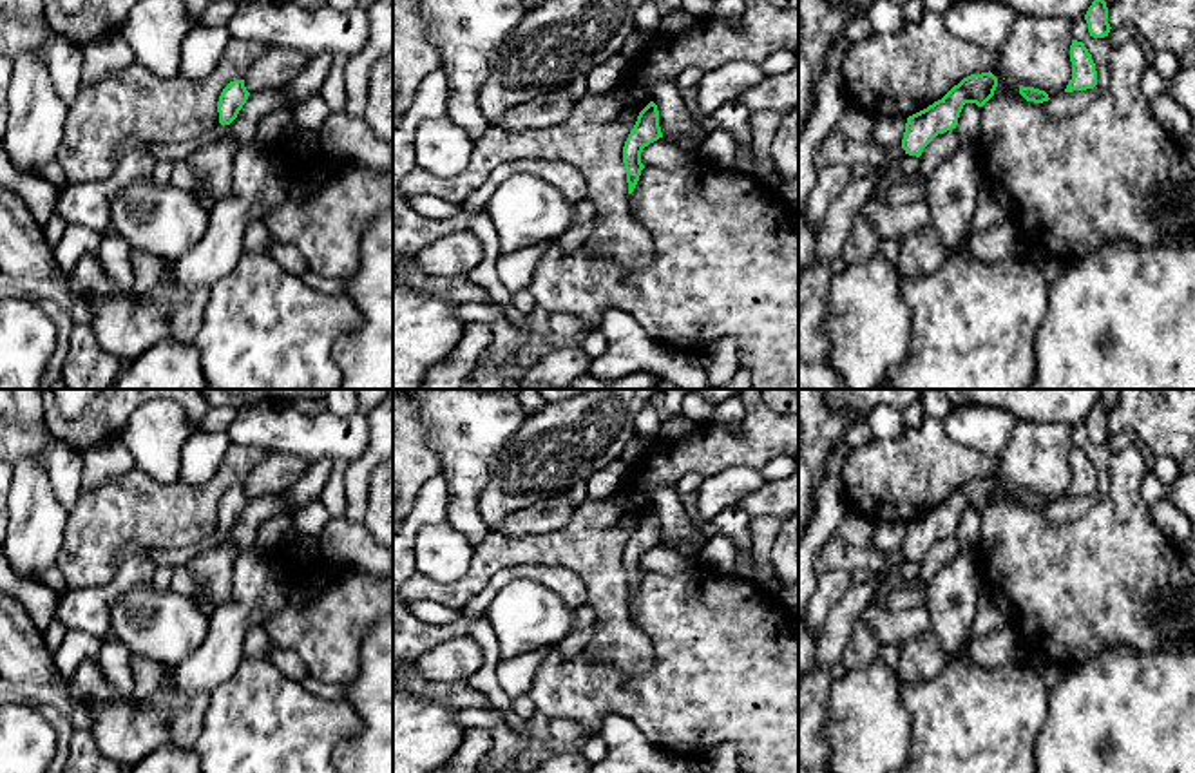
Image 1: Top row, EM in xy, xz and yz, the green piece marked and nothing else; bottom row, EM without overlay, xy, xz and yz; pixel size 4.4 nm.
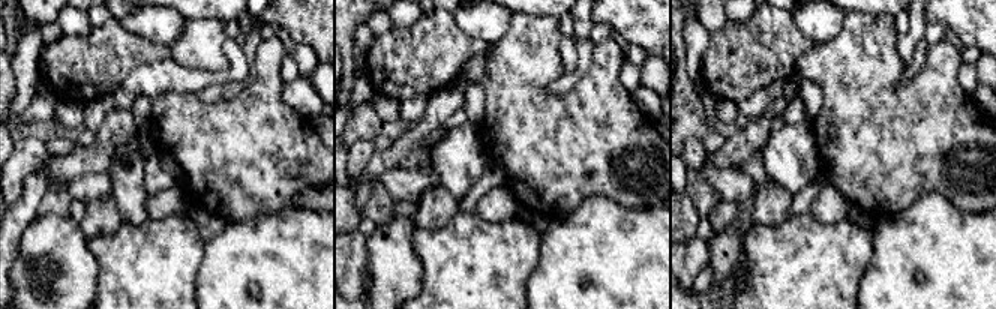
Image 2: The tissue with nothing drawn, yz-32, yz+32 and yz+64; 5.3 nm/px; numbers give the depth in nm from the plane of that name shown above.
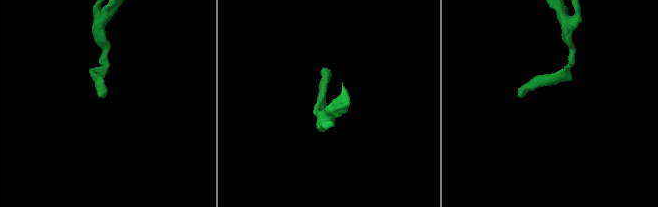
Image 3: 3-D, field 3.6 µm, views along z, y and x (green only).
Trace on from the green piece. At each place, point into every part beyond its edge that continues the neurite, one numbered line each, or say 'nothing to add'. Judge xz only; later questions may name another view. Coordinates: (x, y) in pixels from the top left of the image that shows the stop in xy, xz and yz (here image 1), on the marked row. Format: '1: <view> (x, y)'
nothing to add

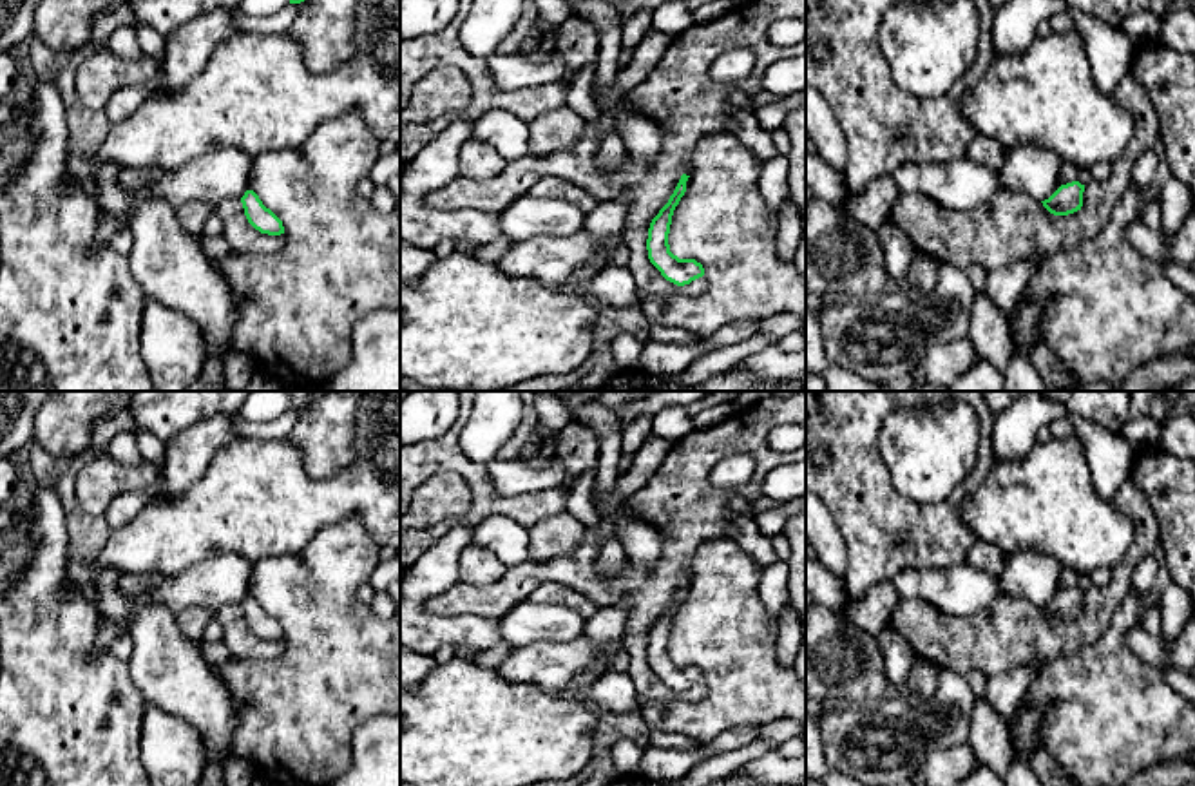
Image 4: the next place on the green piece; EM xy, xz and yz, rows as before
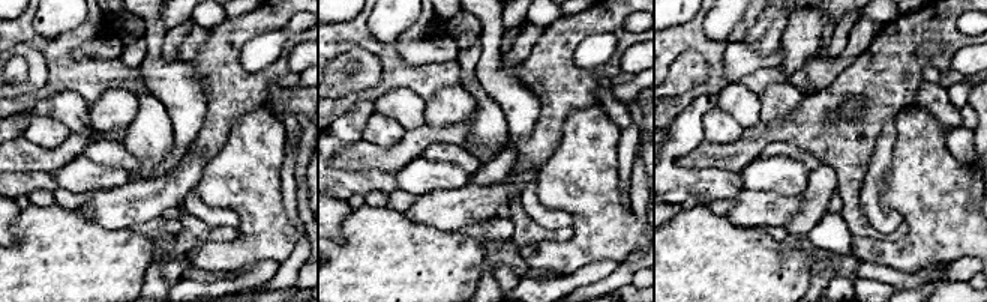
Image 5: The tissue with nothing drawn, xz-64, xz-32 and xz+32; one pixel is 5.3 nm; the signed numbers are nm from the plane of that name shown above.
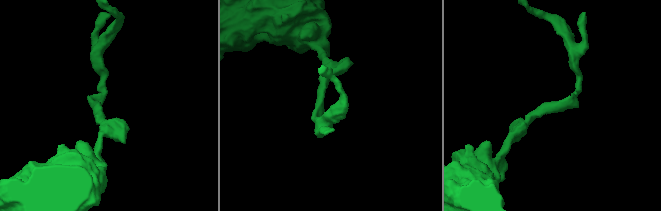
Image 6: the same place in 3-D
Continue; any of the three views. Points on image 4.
nothing to add

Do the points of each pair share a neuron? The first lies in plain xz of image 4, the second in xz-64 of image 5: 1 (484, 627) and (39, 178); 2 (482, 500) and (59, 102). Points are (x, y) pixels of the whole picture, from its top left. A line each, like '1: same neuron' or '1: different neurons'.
1: same neuron
2: different neurons

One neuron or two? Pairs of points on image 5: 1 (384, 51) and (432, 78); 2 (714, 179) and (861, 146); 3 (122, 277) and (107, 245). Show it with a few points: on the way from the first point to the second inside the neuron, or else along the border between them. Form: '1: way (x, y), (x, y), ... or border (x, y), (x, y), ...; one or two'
1: way (395, 63), (408, 77), (420, 78); one
2: border (704, 167), (738, 172); two
3: way (114, 269), (107, 262), (107, 253); one

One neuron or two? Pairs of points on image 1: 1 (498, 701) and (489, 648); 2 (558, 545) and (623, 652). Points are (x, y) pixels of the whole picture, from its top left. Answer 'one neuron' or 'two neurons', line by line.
1: one neuron
2: one neuron

